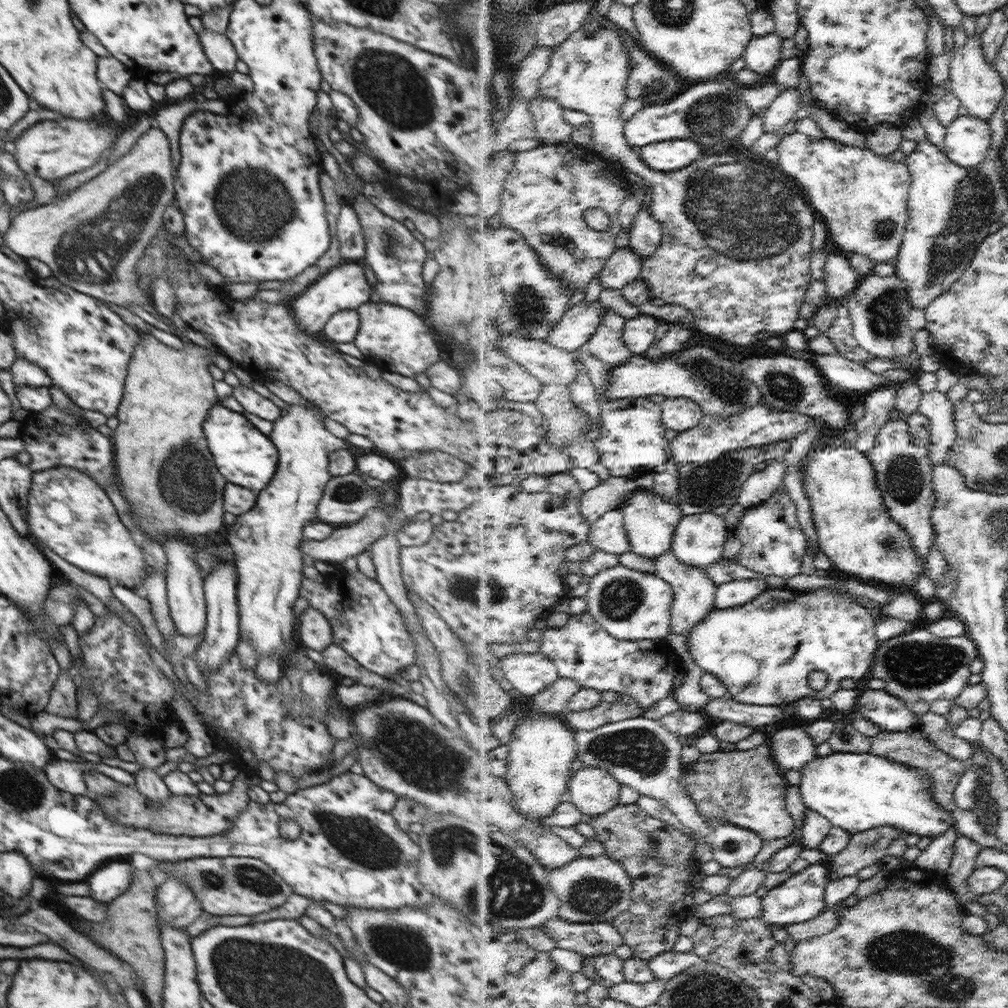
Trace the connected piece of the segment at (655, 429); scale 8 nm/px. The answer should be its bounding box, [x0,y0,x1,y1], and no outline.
[595,397,673,478]

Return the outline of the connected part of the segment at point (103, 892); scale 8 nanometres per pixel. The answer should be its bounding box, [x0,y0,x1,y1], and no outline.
[86,861,132,905]

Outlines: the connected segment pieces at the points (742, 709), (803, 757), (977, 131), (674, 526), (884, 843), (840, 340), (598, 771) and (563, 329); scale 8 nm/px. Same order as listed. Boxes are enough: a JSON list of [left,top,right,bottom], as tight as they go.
[[704,696,788,728],[769,726,818,771],[944,115,991,168],[621,487,685,560],[827,825,904,880],[828,312,873,363],[569,766,622,817],[550,300,606,352]]

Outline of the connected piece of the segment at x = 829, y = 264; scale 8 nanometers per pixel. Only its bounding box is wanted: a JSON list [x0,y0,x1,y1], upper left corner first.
[824,250,863,305]

